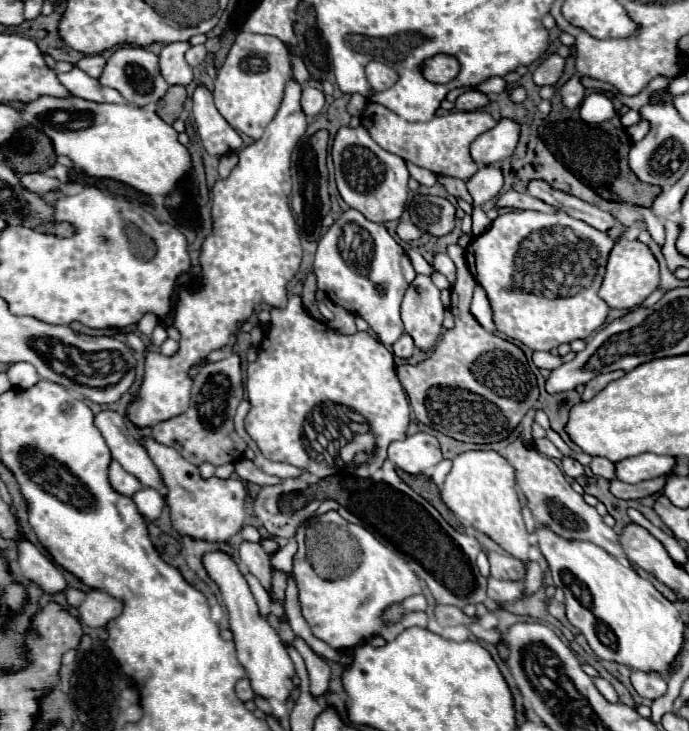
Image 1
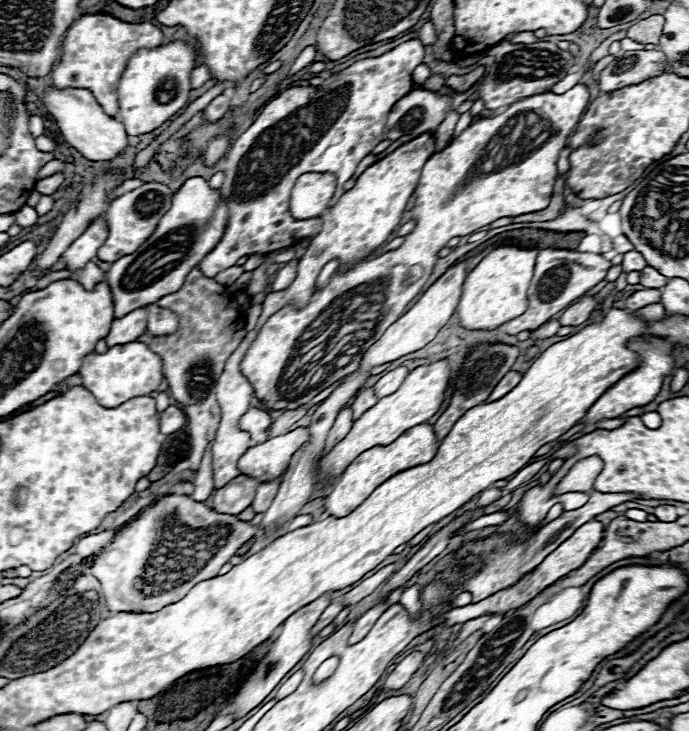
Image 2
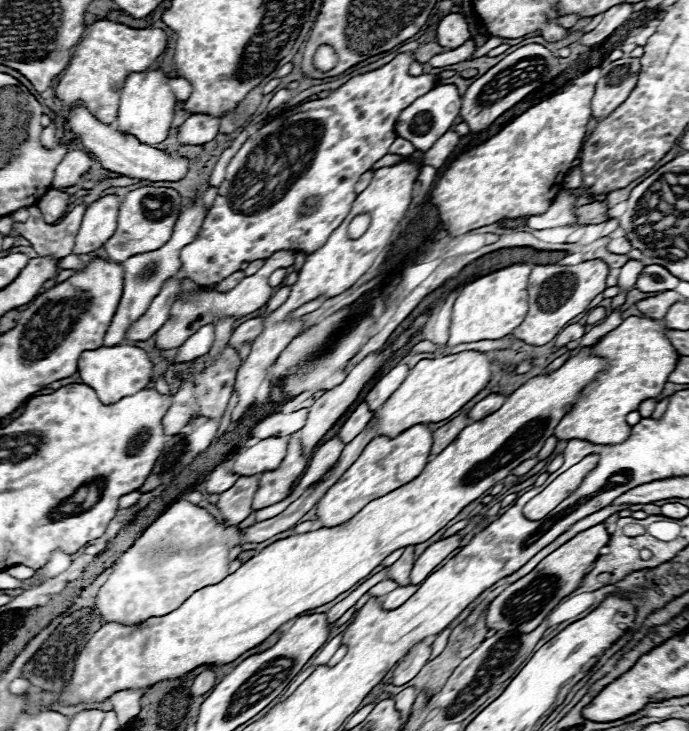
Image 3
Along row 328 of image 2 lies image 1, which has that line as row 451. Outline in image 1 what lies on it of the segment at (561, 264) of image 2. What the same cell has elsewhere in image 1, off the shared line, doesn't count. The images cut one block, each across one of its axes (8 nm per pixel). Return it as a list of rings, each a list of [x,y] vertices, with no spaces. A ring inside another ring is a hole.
[[[520,438],[516,442],[512,442],[508,448],[504,448],[502,456],[516,470],[516,486],[528,498],[528,508],[532,510],[536,522],[544,522],[544,526],[548,526],[552,532],[560,534],[562,538],[590,540],[592,544],[604,548],[614,558],[620,558],[620,560],[626,558],[622,552],[618,534],[602,522],[598,512],[584,502],[582,494],[572,490],[564,472],[548,456],[538,454],[534,448],[524,448]]]

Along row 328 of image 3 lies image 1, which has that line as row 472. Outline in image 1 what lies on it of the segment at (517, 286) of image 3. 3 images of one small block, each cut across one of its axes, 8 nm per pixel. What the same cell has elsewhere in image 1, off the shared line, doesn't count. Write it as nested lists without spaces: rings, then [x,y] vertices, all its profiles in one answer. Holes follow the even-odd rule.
[[[492,450],[464,452],[452,460],[452,470],[440,488],[442,502],[456,514],[456,518],[472,524],[478,532],[486,534],[500,548],[518,560],[528,560],[528,530],[520,514],[520,500],[516,492],[516,478],[512,466]]]

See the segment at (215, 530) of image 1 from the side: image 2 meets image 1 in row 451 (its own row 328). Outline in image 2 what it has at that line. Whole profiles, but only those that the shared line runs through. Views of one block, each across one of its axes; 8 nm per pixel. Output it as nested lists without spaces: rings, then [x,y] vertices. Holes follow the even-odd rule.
[[[148,304],[144,306],[144,310],[148,312],[148,324],[146,330],[152,336],[164,336],[164,334],[172,334],[178,328],[178,316],[172,310],[160,308],[156,304]]]

